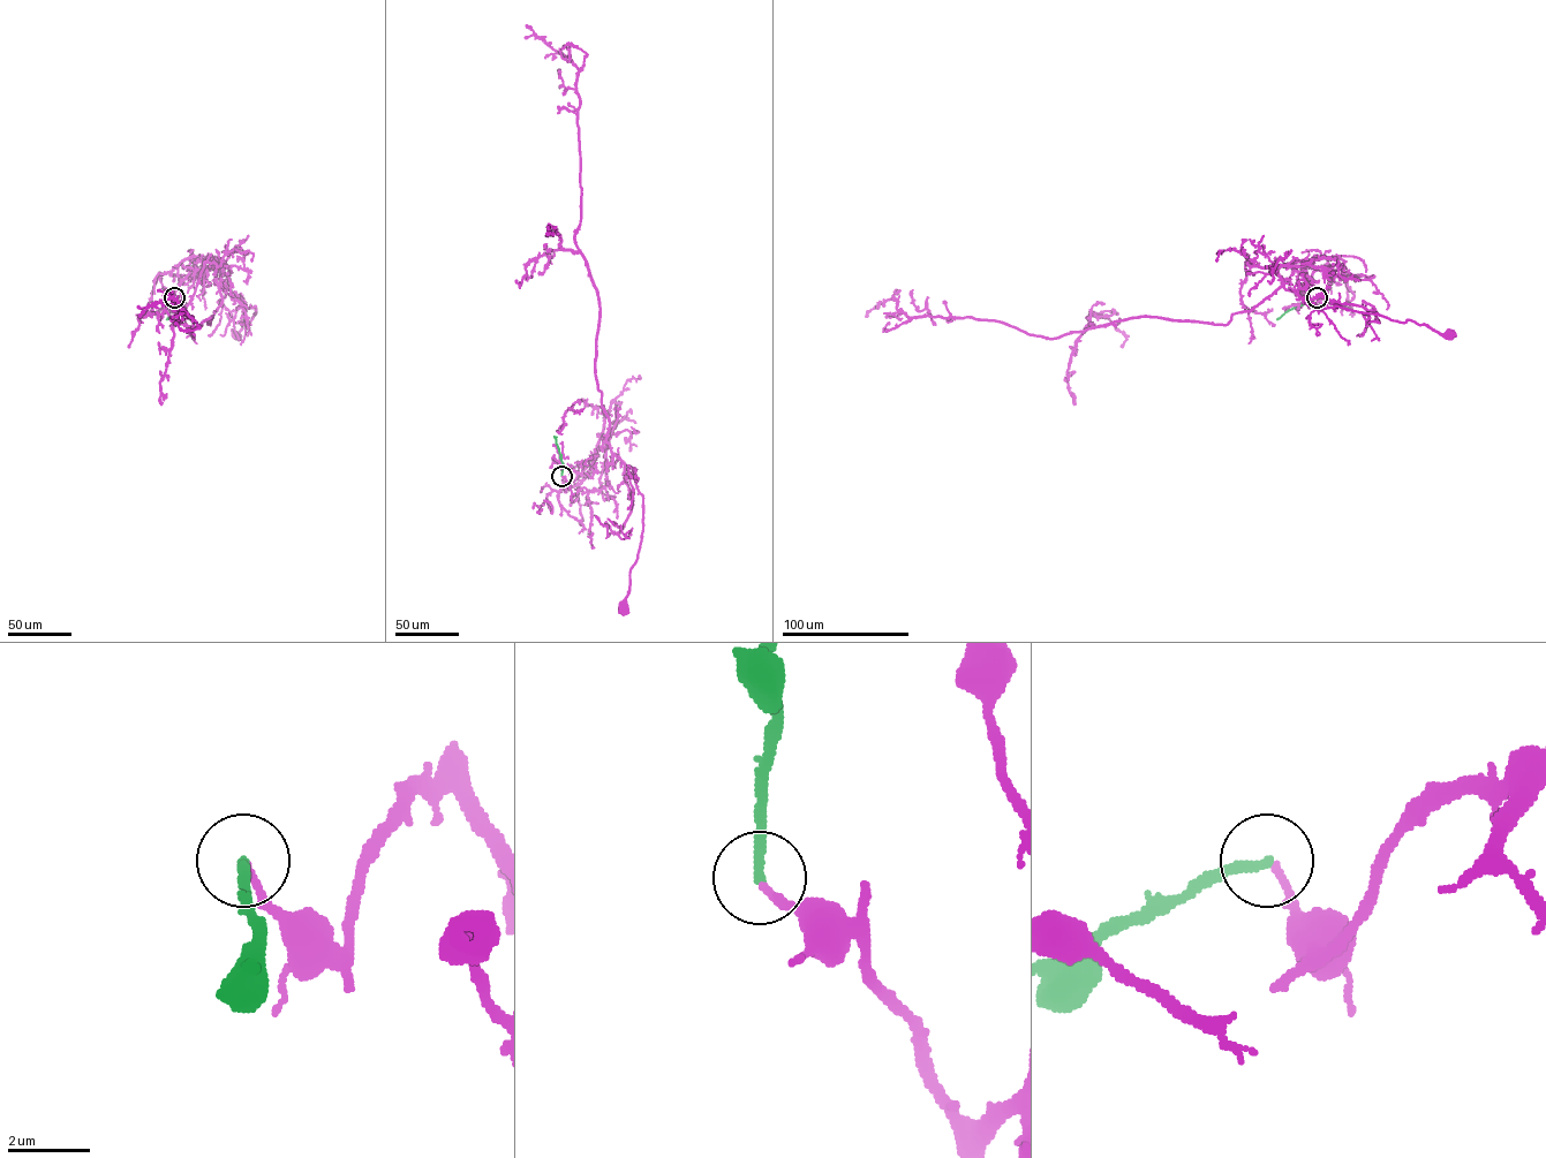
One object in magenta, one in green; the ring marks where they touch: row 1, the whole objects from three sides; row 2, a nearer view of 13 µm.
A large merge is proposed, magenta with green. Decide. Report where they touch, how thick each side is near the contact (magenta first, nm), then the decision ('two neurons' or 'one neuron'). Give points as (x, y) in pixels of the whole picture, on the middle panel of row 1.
at (562, 476); 150 nm thick on the magenta side, 240 nm on the other; one neuron

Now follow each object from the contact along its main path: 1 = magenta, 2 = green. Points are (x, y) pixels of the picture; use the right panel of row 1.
1: (1317, 297), (1332, 277), (1324, 256), (1276, 270), (1282, 286), (1312, 307), (1411, 320), (1449, 335)
2: (1317, 297), (1277, 319)

